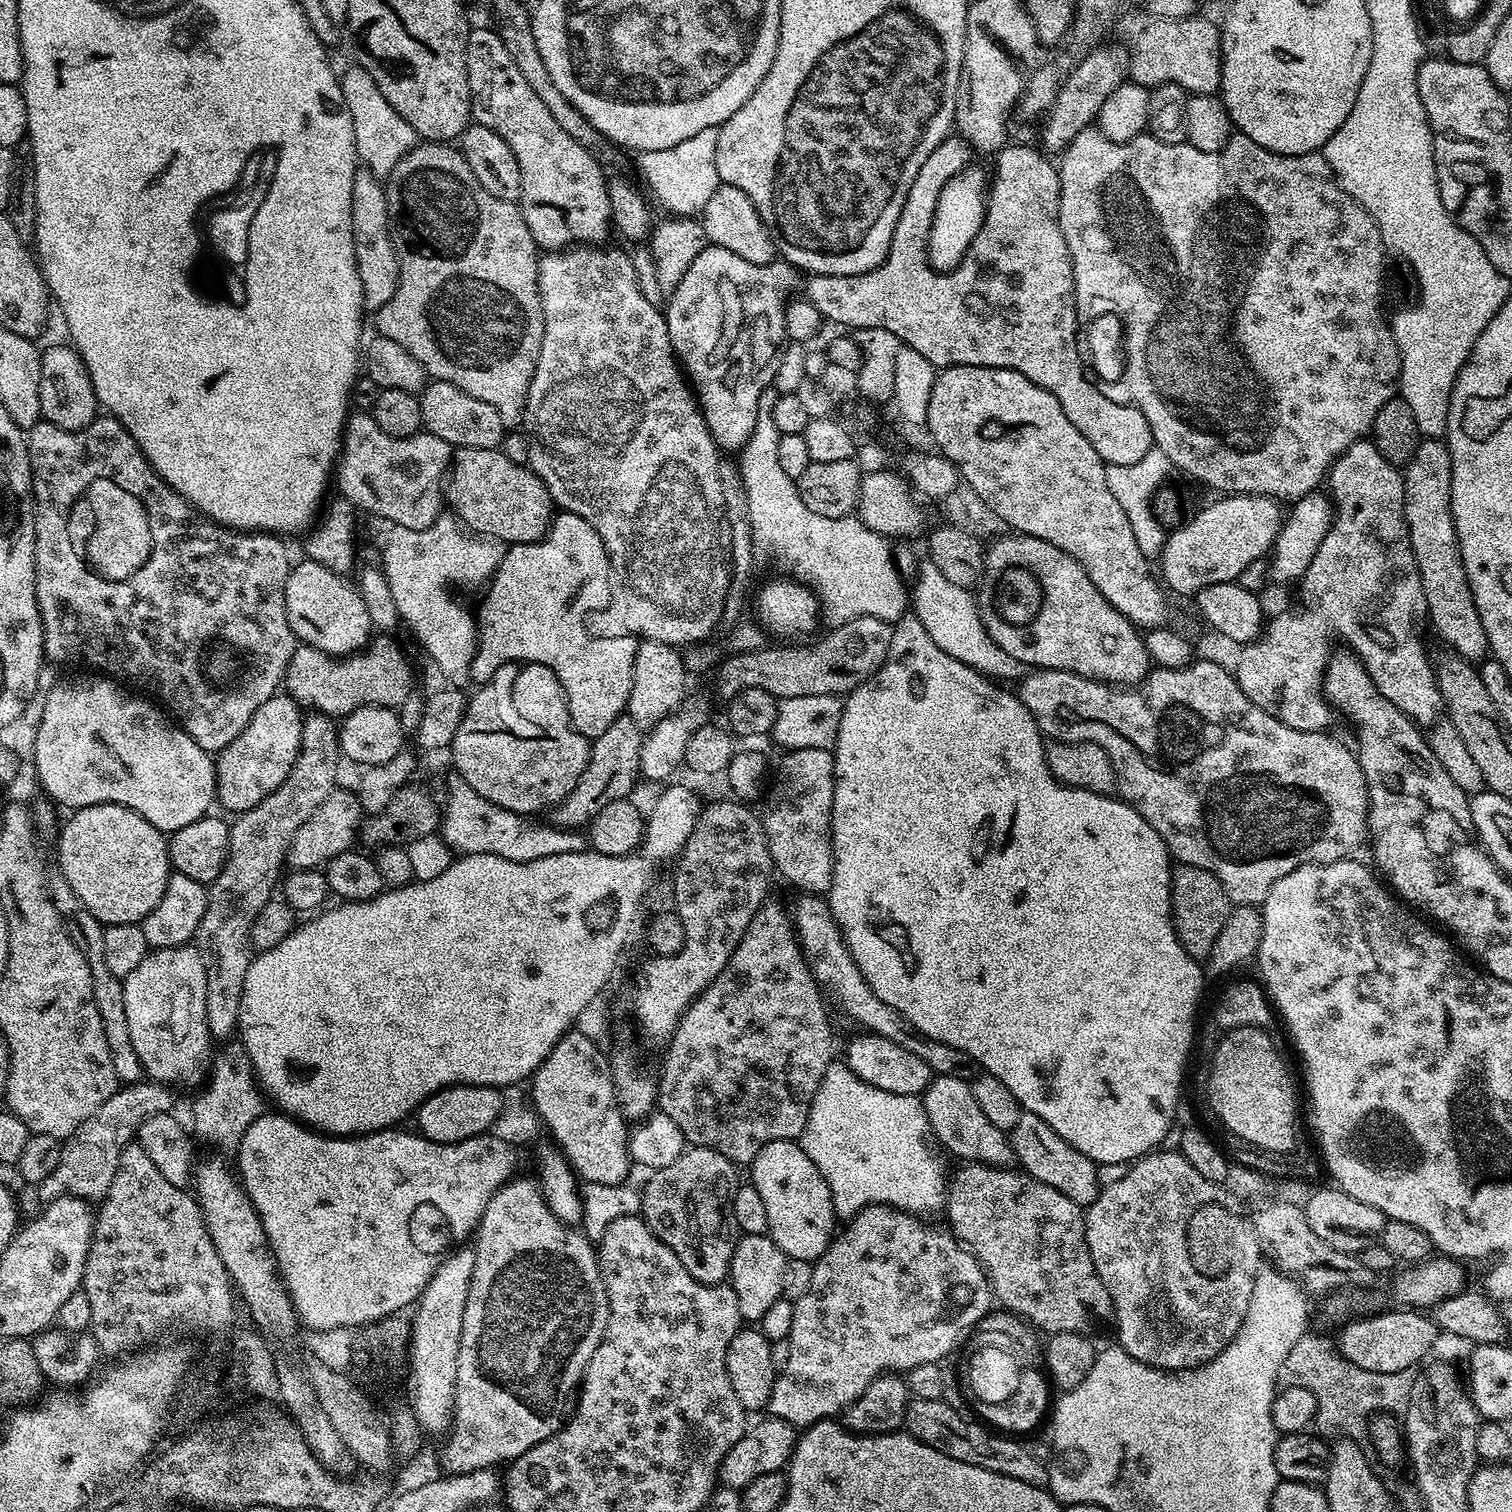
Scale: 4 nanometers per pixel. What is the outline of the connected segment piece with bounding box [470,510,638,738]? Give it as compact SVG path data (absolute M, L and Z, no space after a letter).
M563 510L557 511L552 518L552 524L548 527L548 533L541 540L535 540L529 544L513 544L507 549L502 558L502 562L496 567L496 572L493 574L490 581L488 593L484 596L484 605L480 608L480 616L478 612L478 635L476 638L476 653L472 659L472 667L470 669L471 679L477 680L477 685L483 686L488 681L494 678L494 674L502 666L507 664L541 664L548 668L549 673L558 683L564 687L566 703L568 705L568 713L571 714L573 721L578 722L578 727L582 735L595 738L602 735L606 729L610 727L610 722L614 722L620 716L625 715L628 707L628 699L630 698L630 690L634 682L634 658L636 657L636 646L638 643L637 637L631 634L607 634L608 636L600 636L597 640L591 640L588 637L588 632L584 629L584 615L591 608L596 608L600 604L600 599L604 596L604 591L614 584L614 573L612 571L612 563L608 561L604 551L604 543L602 538L598 538L598 530L594 530L594 526L590 526L590 522L586 522L586 518L582 518L573 512Z

